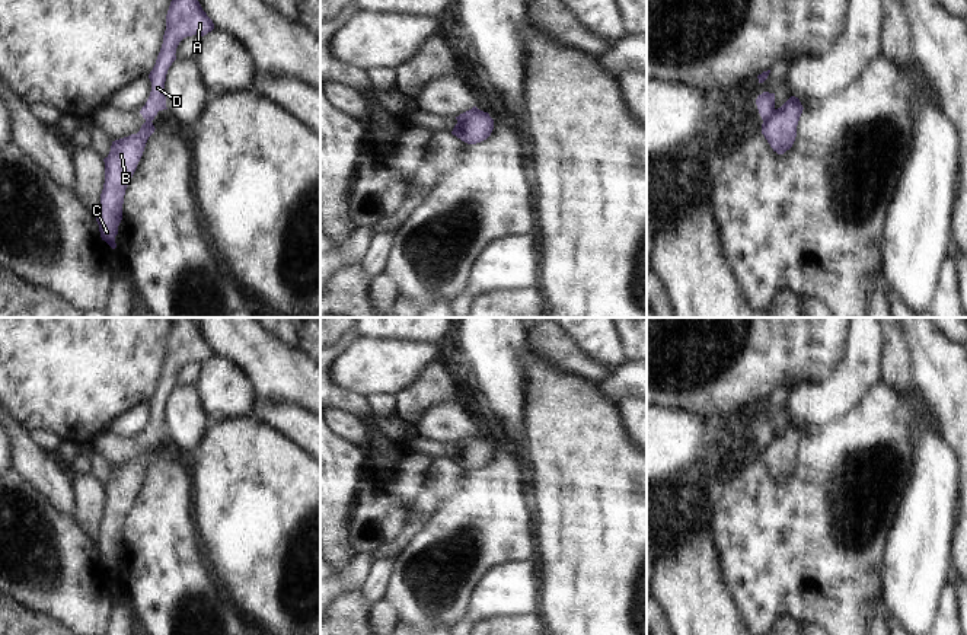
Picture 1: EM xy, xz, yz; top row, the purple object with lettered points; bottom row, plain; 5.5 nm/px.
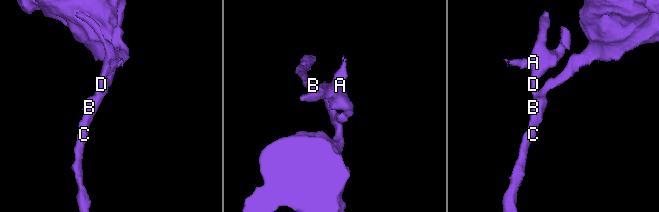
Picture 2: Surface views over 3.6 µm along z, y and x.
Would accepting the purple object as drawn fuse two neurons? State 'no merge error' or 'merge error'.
merge error

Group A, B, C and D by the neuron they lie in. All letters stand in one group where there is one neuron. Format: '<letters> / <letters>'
A D / B C

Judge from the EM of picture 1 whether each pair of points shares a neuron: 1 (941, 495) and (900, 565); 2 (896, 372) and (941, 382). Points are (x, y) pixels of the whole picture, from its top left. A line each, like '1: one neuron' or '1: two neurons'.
1: one neuron
2: two neurons

